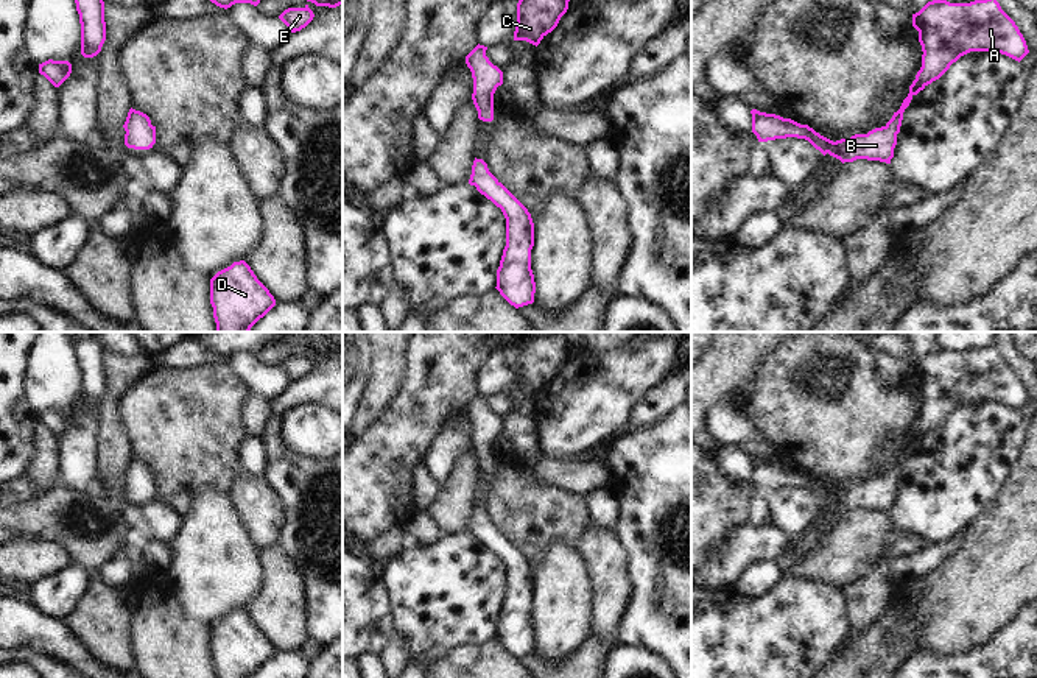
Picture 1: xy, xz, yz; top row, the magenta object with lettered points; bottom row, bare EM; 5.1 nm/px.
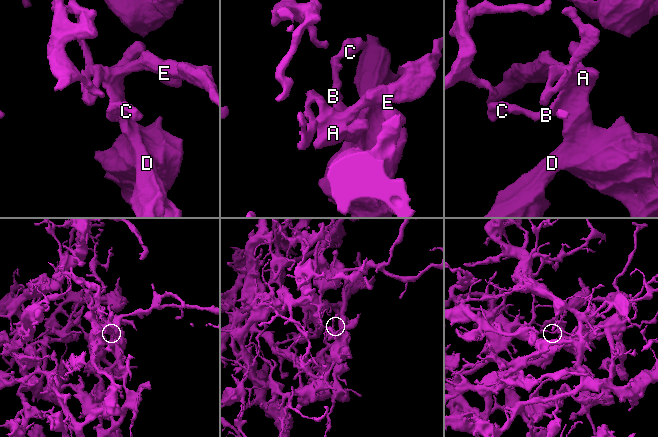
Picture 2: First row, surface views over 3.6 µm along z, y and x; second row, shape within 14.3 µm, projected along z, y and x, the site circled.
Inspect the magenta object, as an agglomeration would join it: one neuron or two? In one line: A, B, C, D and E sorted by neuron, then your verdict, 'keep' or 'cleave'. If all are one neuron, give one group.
groups A B C D E; keep

